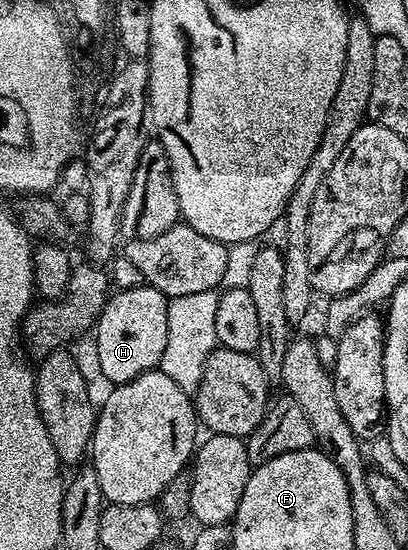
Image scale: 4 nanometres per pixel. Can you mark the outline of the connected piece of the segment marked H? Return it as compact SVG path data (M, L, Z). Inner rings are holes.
M145 284L111 293L98 318L98 366L110 384L130 382L144 372L161 367L164 344L168 344L168 299L154 286Z

